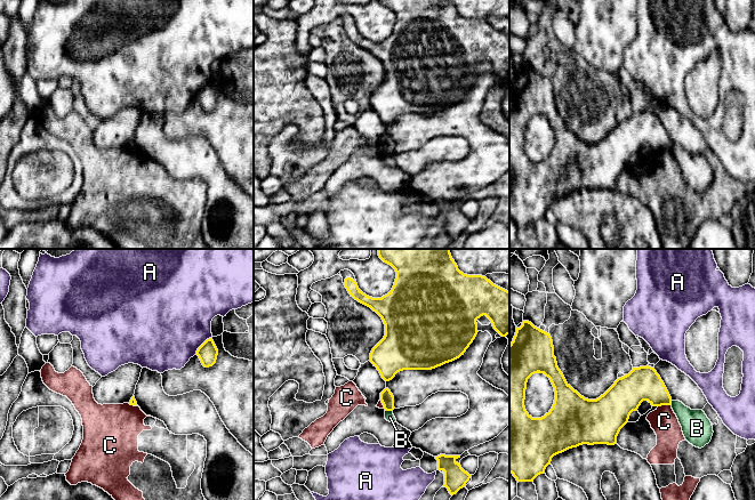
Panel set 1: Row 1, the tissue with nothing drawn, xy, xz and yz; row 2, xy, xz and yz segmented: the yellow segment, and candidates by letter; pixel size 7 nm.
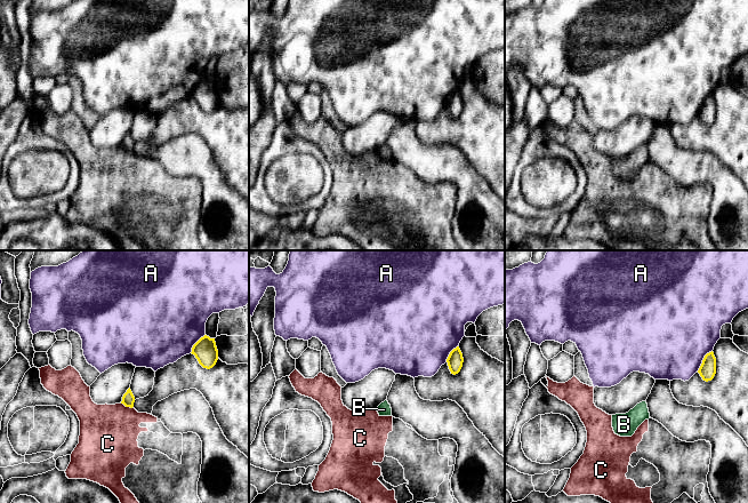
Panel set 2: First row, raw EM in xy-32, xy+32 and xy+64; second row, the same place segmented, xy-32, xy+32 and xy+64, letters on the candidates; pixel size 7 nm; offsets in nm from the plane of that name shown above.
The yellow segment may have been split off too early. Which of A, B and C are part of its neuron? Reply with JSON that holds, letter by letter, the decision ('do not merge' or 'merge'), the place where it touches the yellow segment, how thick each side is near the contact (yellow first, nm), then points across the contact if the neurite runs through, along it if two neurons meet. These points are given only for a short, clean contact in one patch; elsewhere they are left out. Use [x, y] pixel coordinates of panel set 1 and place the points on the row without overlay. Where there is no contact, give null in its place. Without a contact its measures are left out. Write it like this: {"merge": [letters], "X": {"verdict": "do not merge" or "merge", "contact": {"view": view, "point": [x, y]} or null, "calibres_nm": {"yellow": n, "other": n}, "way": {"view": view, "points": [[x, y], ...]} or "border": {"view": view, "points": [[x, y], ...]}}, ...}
{"merge": [], "A": {"verdict": "do not merge", "contact": {"view": "xy", "point": [201, 89]}, "calibres_nm": {"yellow": 140, "other": 500}}, "B": {"verdict": "do not merge", "contact": {"view": "xz", "point": [388, 154]}, "calibres_nm": {"yellow": 90, "other": 70}, "border": {"view": "xz", "points": [[385, 154], [392, 155]]}}, "C": {"verdict": "do not merge", "contact": {"view": "yz", "point": [664, 148]}, "calibres_nm": {"yellow": 240, "other": 190}, "border": {"view": "yz", "points": [[671, 148], [658, 151]]}}}

